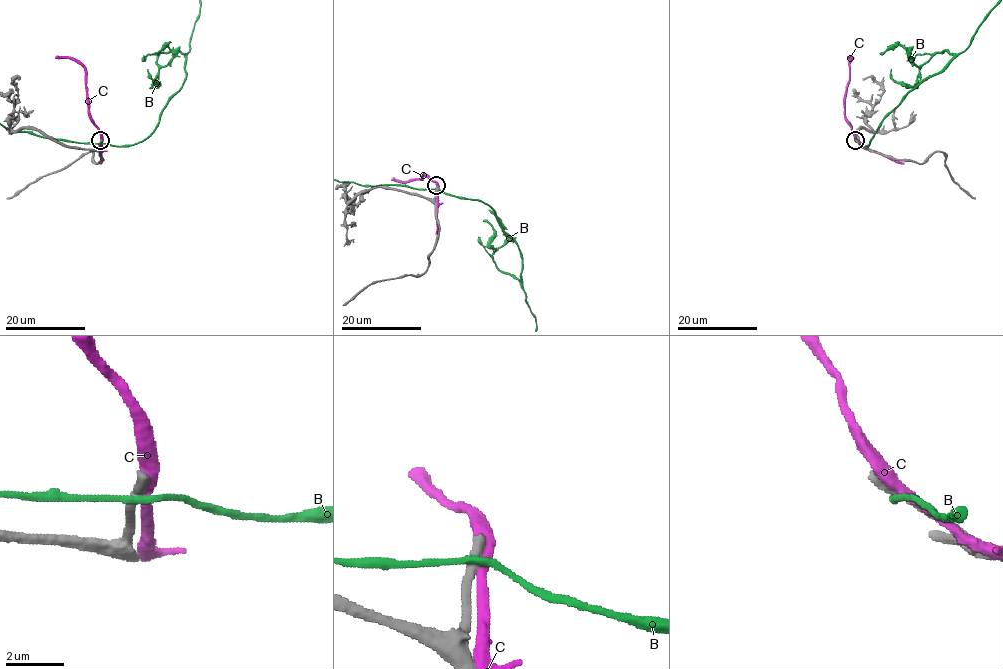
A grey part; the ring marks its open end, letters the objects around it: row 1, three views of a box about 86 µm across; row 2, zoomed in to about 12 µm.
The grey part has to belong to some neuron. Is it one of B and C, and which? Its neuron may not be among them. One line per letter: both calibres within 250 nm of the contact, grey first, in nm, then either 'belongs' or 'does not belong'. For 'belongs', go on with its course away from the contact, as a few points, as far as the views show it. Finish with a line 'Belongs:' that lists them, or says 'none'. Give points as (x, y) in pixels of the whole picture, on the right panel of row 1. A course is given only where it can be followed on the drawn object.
B: calibres 440 and 240 nm; does not belong
C: calibres 420 and 440 nm; does not belong
Belongs: none

